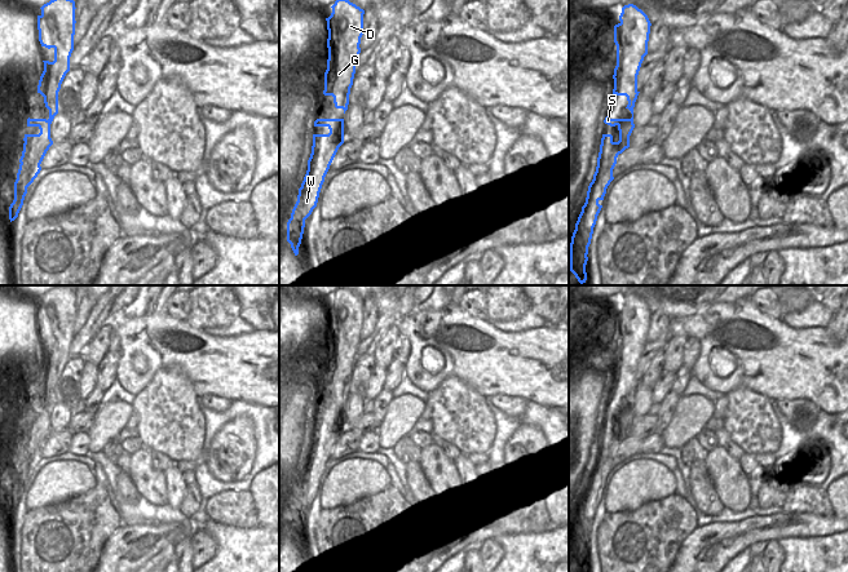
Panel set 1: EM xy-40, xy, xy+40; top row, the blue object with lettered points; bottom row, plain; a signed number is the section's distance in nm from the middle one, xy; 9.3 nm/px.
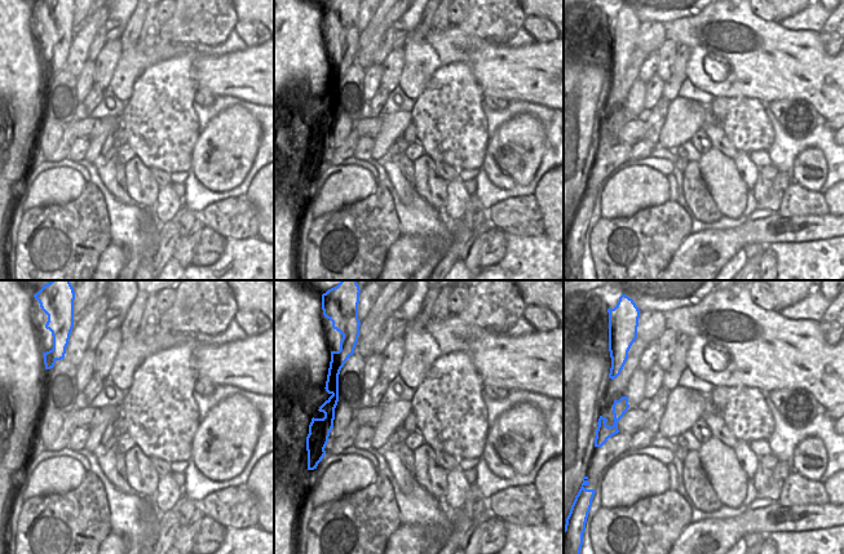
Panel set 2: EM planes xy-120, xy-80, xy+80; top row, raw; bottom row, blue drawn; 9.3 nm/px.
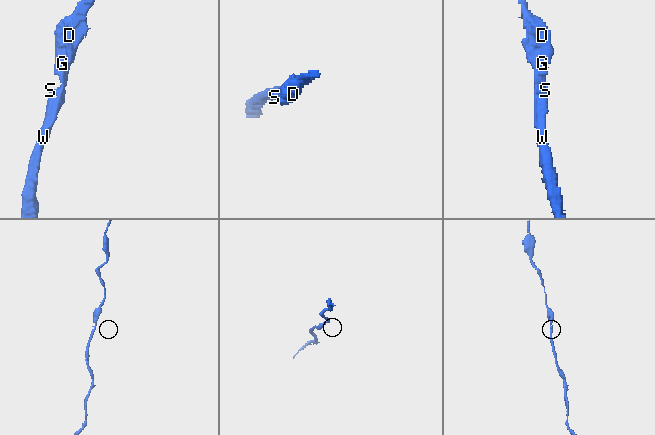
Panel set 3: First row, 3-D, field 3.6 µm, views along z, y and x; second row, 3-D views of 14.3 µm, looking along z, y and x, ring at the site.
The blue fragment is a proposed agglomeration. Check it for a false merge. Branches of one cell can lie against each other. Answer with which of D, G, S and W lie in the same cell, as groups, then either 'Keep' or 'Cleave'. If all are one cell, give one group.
Groups: D G S W. Keep

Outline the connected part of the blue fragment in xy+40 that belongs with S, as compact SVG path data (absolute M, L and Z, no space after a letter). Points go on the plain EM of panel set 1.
M633 293L624 294L619 305L619 312L614 315L614 332L617 334L617 355L614 358L613 383L626 385L631 408L605 407L604 412L618 416L619 430L614 431L611 424L602 424L597 456L593 469L588 475L586 492L575 513L575 519L570 532L570 560L579 572L586 572L586 554L588 550L588 536L591 533L593 516L602 497L599 493L604 489L606 478L614 469L613 458L617 447L630 436L630 425L635 417L633 396L639 385L637 364L648 343L648 331L650 323L650 310L648 305Z

